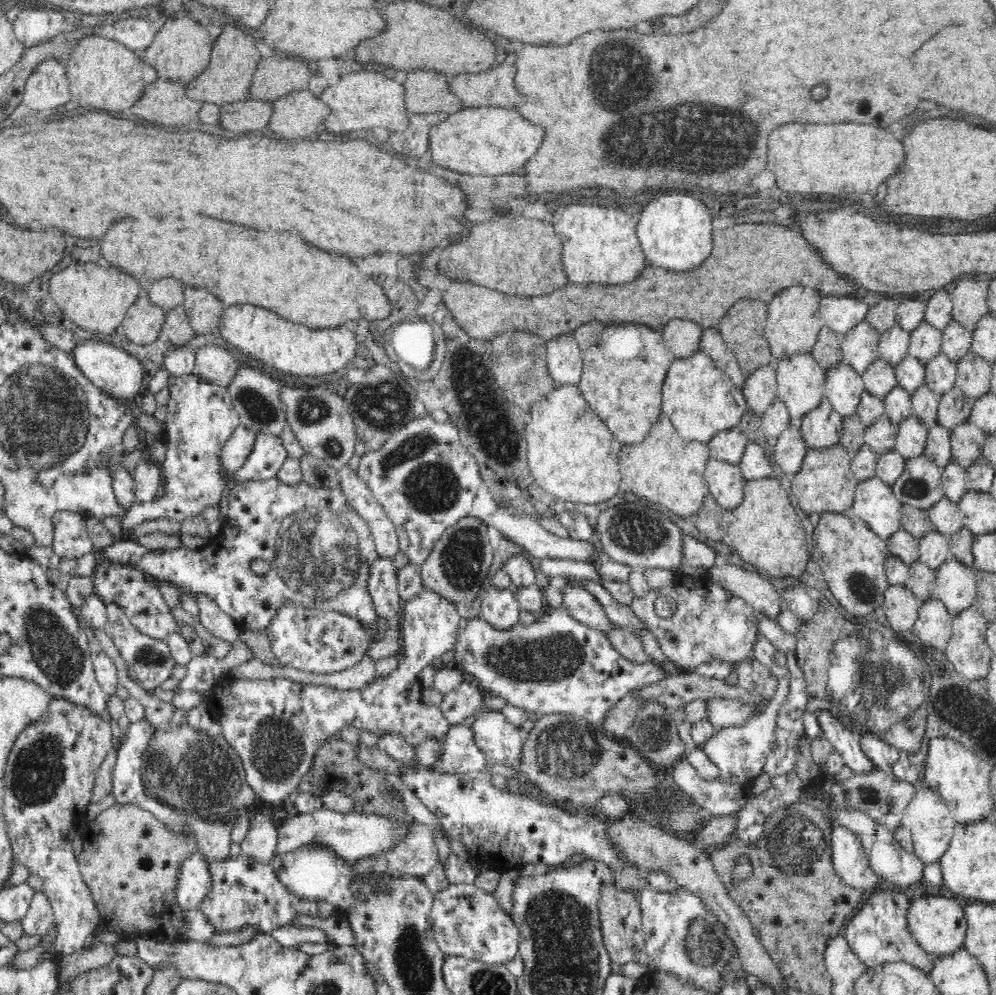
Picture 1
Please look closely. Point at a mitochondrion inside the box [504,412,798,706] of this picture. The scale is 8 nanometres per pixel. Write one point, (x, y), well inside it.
(637, 531)

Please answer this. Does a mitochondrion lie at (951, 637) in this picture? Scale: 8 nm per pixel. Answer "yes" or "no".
no

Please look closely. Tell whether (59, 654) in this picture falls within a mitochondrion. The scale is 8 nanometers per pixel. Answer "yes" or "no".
yes

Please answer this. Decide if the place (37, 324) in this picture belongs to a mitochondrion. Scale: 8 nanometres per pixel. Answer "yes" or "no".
no

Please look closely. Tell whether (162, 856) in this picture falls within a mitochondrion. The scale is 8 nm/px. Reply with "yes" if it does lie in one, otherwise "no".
no

